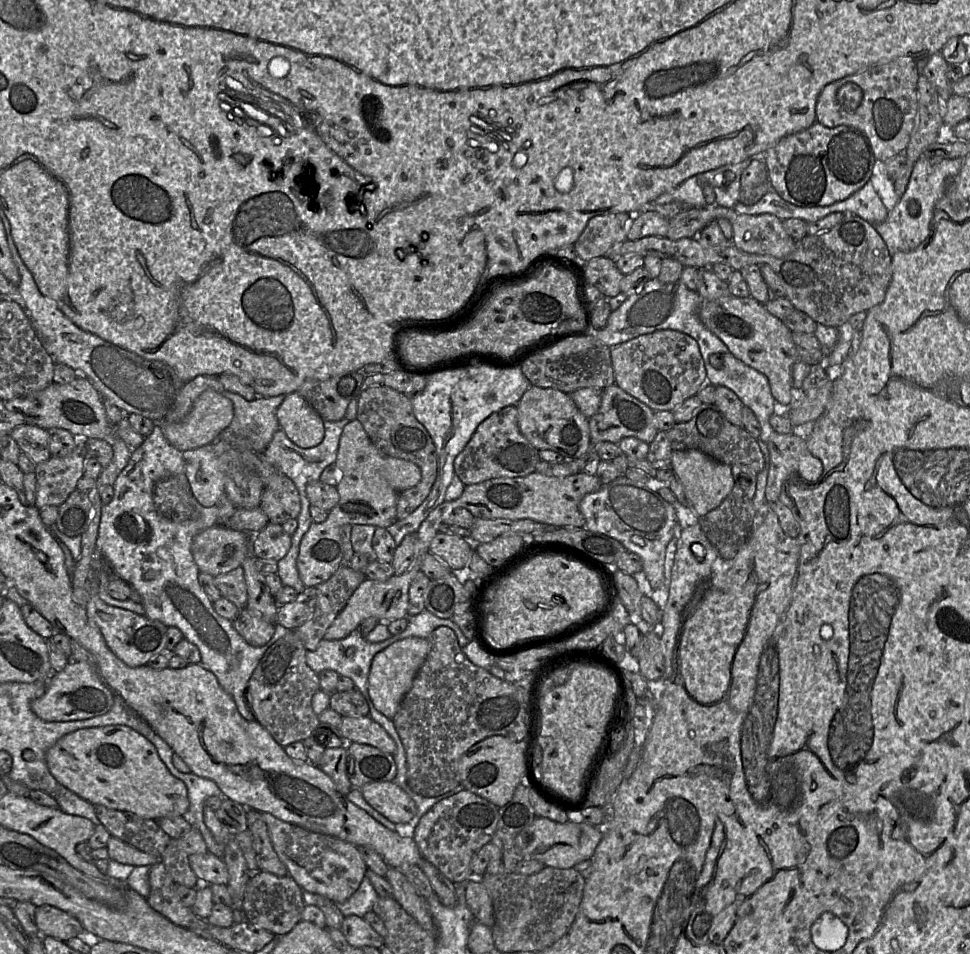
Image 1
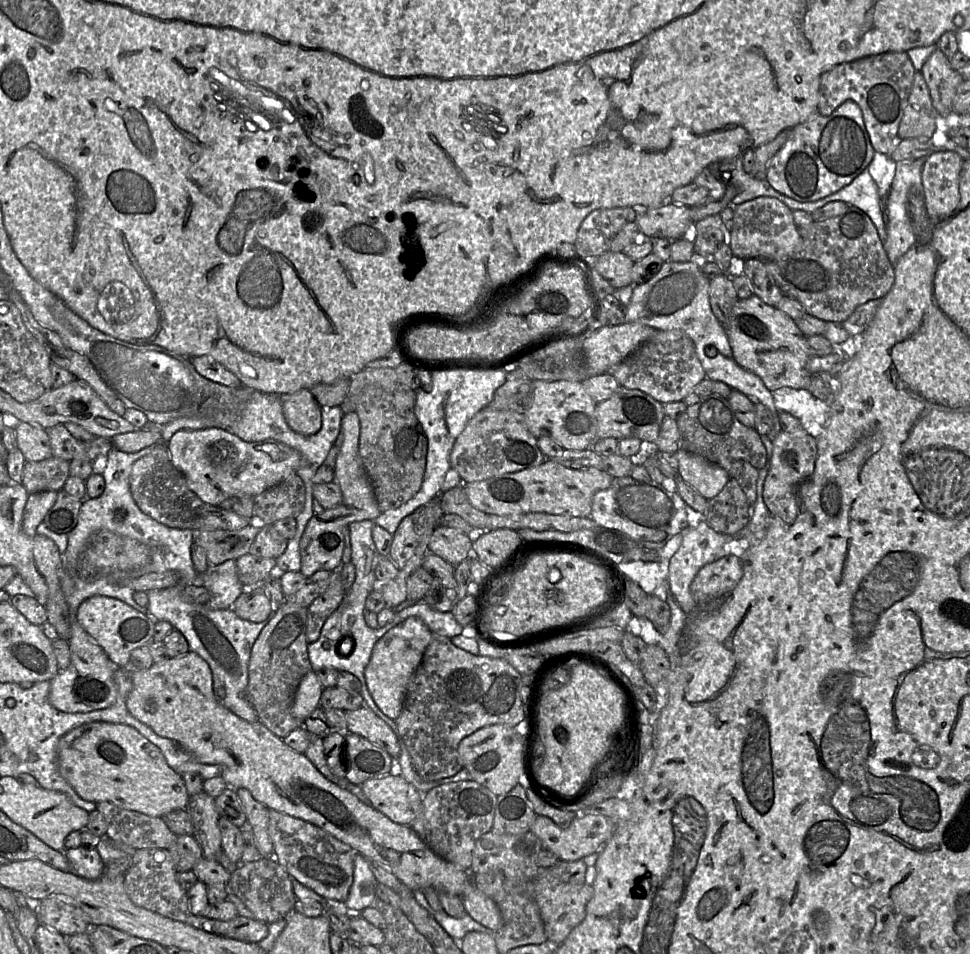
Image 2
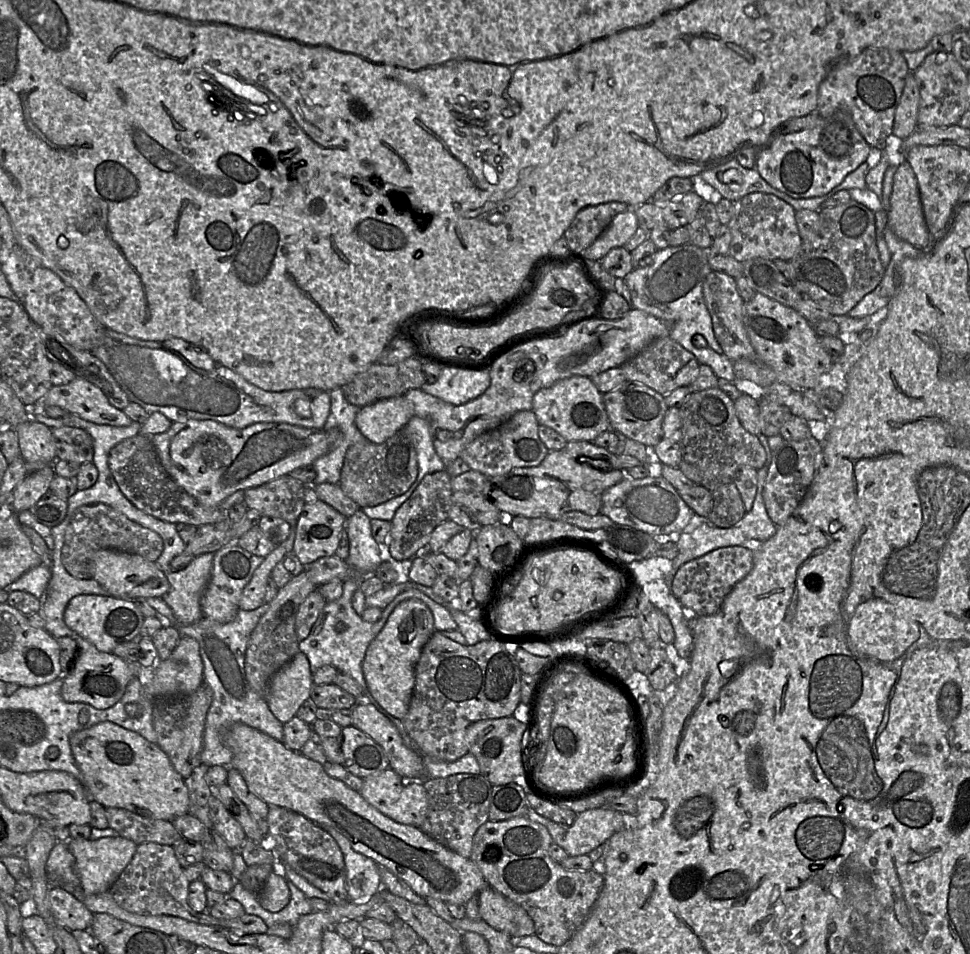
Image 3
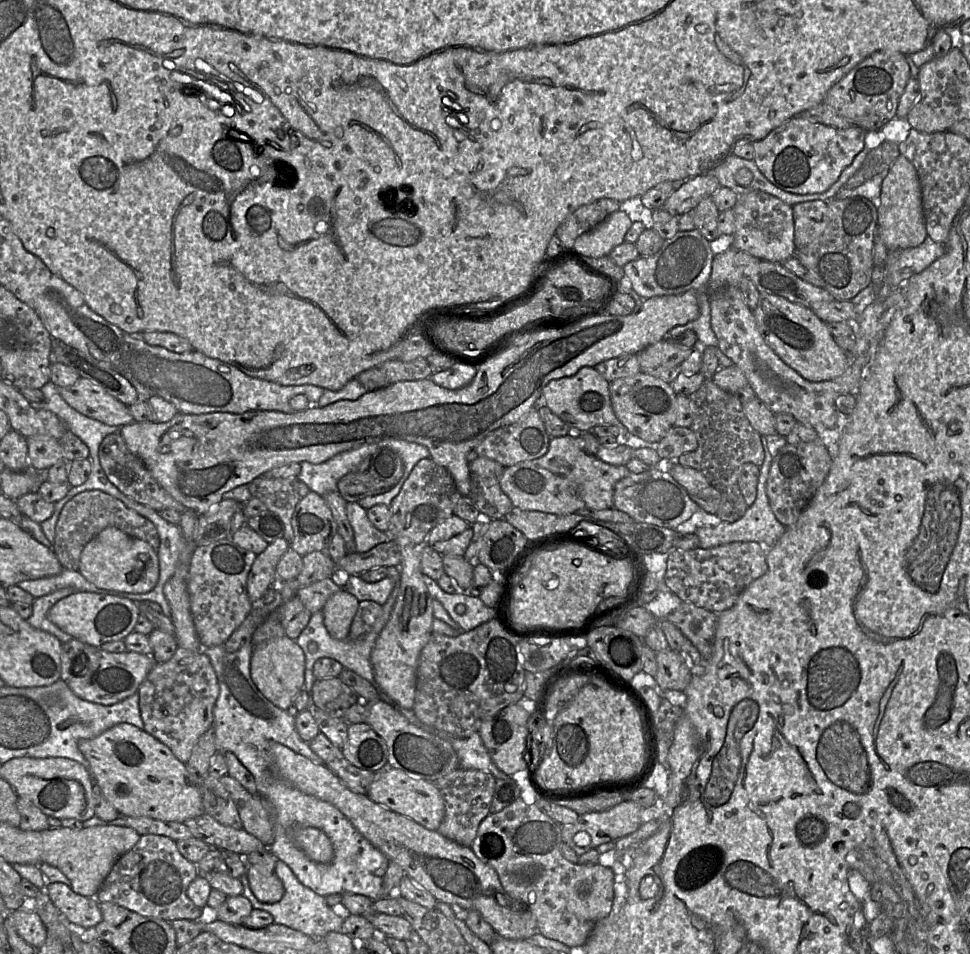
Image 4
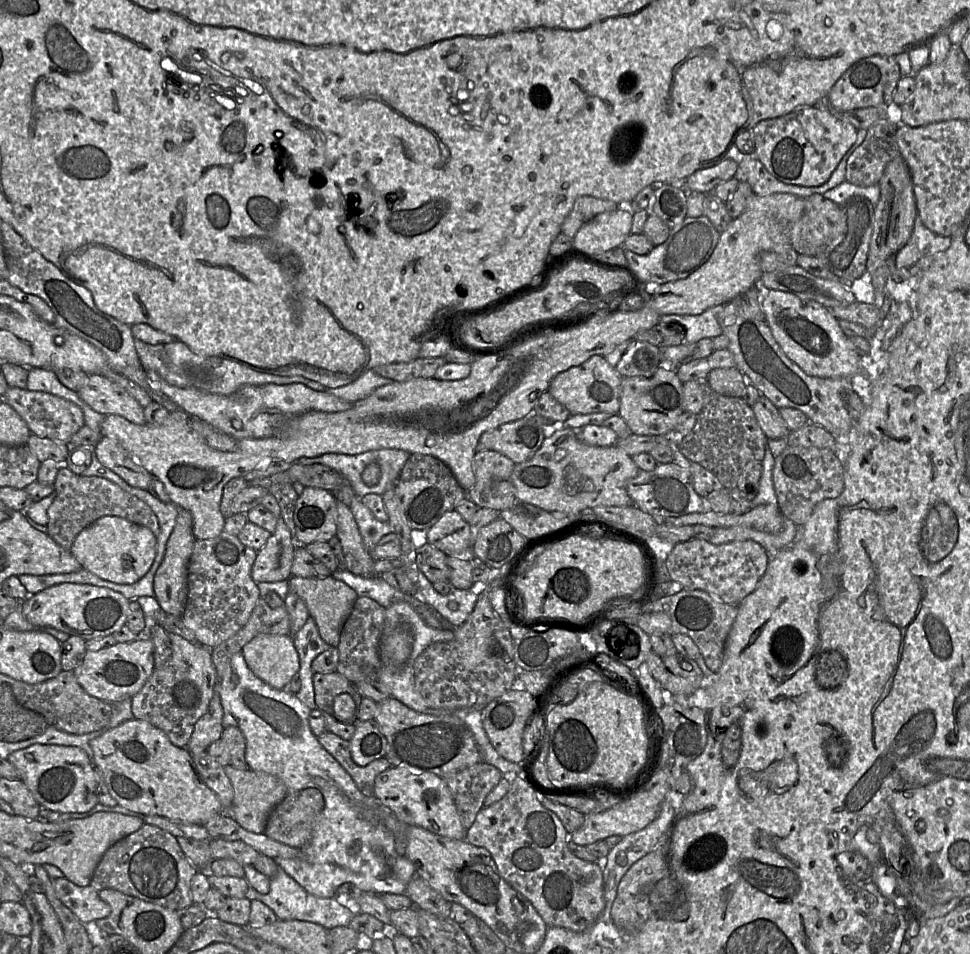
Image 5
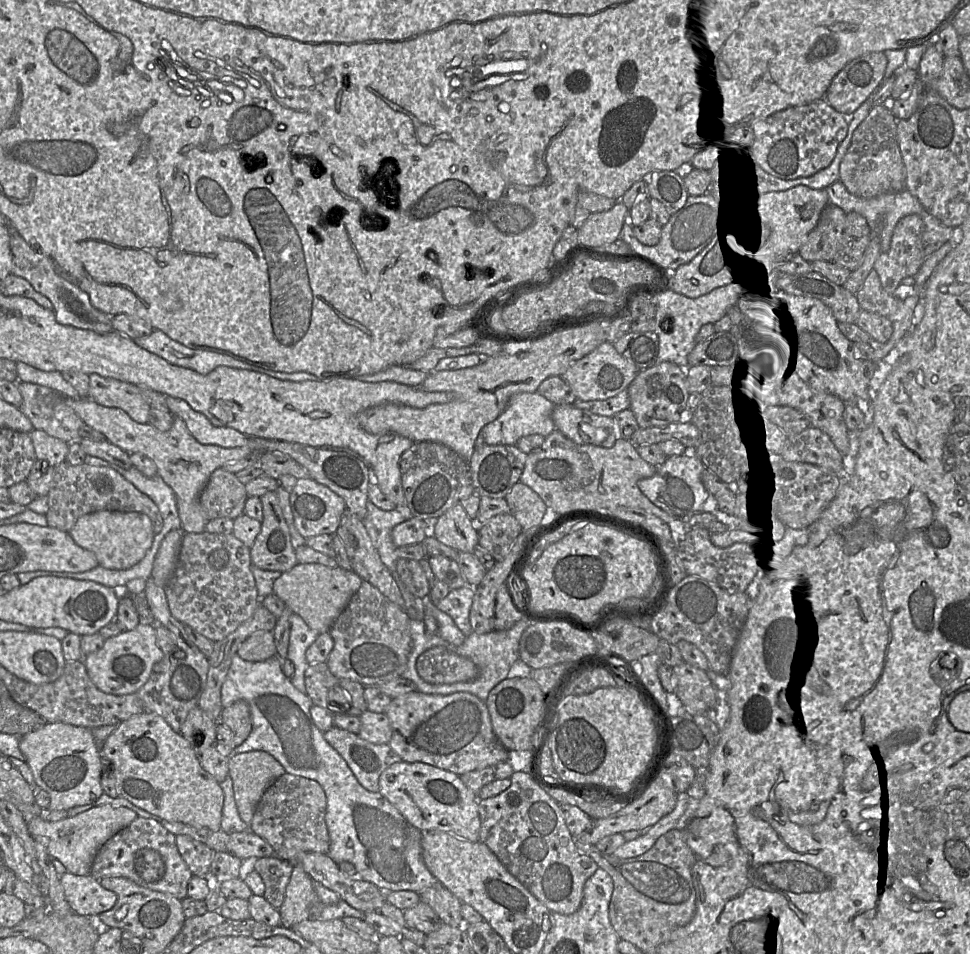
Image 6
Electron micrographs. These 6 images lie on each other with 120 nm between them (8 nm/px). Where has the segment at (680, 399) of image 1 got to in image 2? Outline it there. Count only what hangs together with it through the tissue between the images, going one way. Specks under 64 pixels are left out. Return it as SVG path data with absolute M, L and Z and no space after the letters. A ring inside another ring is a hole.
M656 330L650 338L606 373L613 374L619 385L641 390L661 403L682 401L706 378L692 340L680 330Z

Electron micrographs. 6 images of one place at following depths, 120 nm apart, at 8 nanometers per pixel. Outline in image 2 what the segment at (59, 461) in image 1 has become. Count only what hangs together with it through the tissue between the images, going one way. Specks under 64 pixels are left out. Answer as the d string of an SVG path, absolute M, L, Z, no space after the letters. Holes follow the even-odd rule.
M54 456L36 462L26 461L22 484L28 494L39 493L43 491L59 492L70 476L70 461L56 458Z

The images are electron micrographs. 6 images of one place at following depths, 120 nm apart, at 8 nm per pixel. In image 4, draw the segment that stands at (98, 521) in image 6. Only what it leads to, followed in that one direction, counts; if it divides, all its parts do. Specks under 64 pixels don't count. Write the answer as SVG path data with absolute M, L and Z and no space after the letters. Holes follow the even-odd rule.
M107 527L83 548L78 571L100 589L128 593L146 593L159 579L157 552L145 541L131 537L115 527Z

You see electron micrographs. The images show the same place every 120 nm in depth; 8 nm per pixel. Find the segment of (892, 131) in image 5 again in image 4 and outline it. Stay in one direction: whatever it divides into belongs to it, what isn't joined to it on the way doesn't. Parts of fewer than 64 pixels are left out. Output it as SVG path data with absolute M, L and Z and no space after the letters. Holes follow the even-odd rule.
M884 141L871 149L859 168L842 186L844 189L855 189L878 174L886 174L894 160L899 157L897 144Z

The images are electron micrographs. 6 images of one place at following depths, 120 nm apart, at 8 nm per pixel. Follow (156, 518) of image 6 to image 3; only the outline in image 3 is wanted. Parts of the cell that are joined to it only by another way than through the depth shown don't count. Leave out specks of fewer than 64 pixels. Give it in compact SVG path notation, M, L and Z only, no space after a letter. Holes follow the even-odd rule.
M103 503L80 506L65 532L61 560L65 569L75 578L92 579L92 556L102 549L112 549L142 556L156 562L163 551L163 540L154 531L130 520L121 512Z

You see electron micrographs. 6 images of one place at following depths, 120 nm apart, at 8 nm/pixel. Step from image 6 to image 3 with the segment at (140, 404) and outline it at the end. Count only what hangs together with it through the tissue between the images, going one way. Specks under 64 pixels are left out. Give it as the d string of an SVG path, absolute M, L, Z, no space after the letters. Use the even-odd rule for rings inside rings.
M76 377L65 385L52 385L43 397L27 407L33 417L36 414L46 414L46 408L50 406L58 406L99 425L127 427L133 423L123 410L109 403L100 388L83 378Z

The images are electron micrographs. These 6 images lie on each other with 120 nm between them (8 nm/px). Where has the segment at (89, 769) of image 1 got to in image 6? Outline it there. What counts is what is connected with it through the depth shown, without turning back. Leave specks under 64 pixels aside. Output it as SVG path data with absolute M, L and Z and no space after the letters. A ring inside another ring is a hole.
M142 712L118 724L105 740L101 757L112 767L120 797L161 819L220 831L224 802L220 783L202 768L189 742L159 715Z

